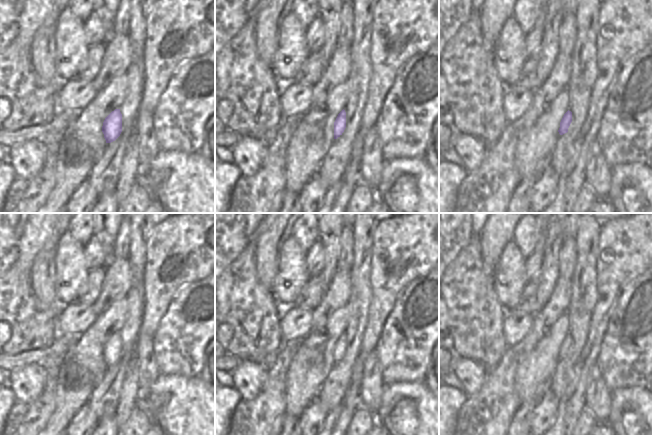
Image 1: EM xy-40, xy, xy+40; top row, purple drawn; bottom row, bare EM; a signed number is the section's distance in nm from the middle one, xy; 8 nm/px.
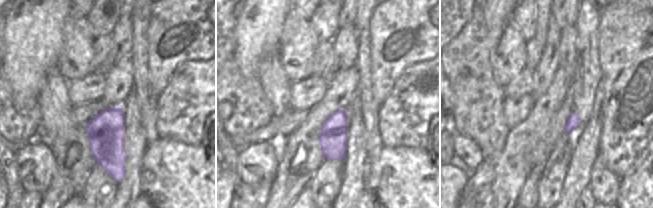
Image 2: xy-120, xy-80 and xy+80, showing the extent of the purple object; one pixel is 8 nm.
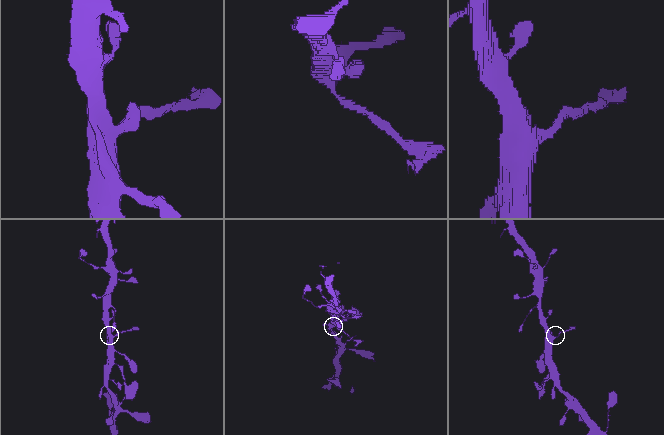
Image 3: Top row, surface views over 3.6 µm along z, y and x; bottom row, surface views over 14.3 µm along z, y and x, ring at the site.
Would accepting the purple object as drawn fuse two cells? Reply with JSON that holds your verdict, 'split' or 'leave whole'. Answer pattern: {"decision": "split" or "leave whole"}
{"decision": "leave whole"}

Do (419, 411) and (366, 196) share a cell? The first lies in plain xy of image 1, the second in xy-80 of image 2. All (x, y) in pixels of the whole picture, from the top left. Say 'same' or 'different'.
different

